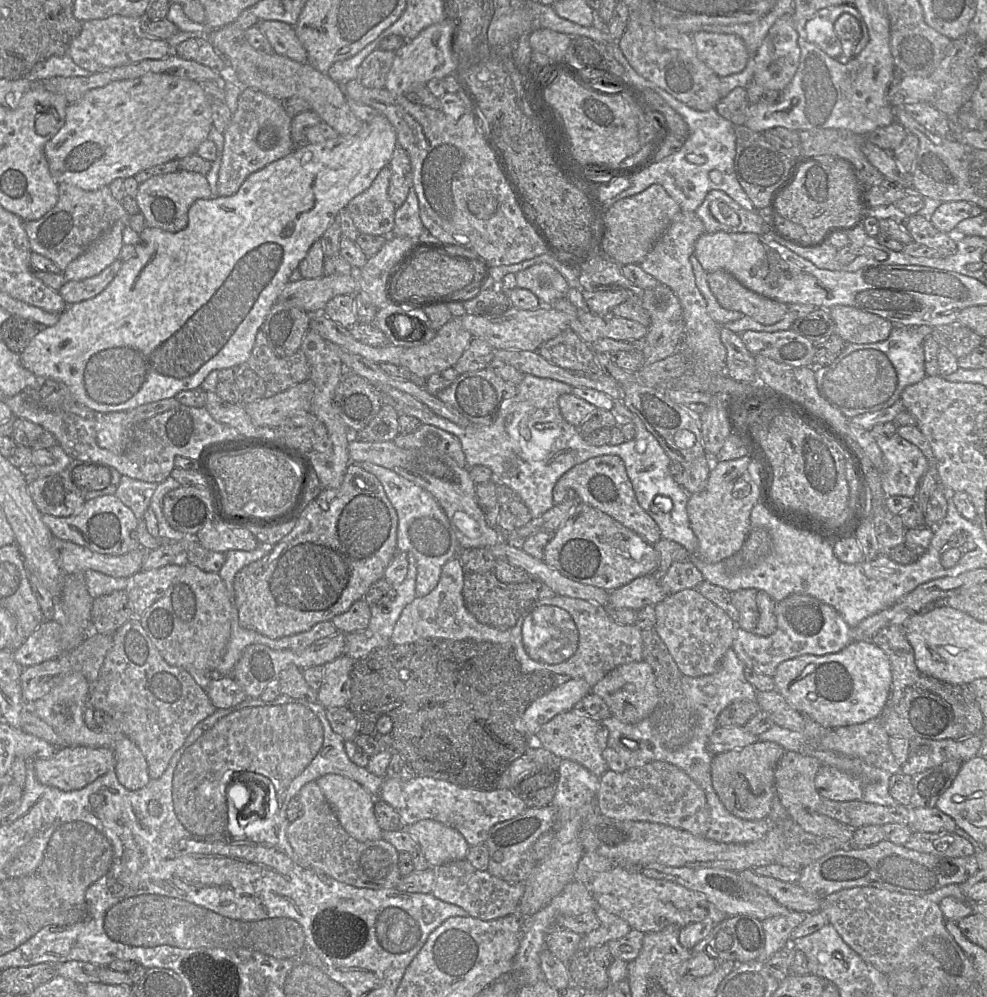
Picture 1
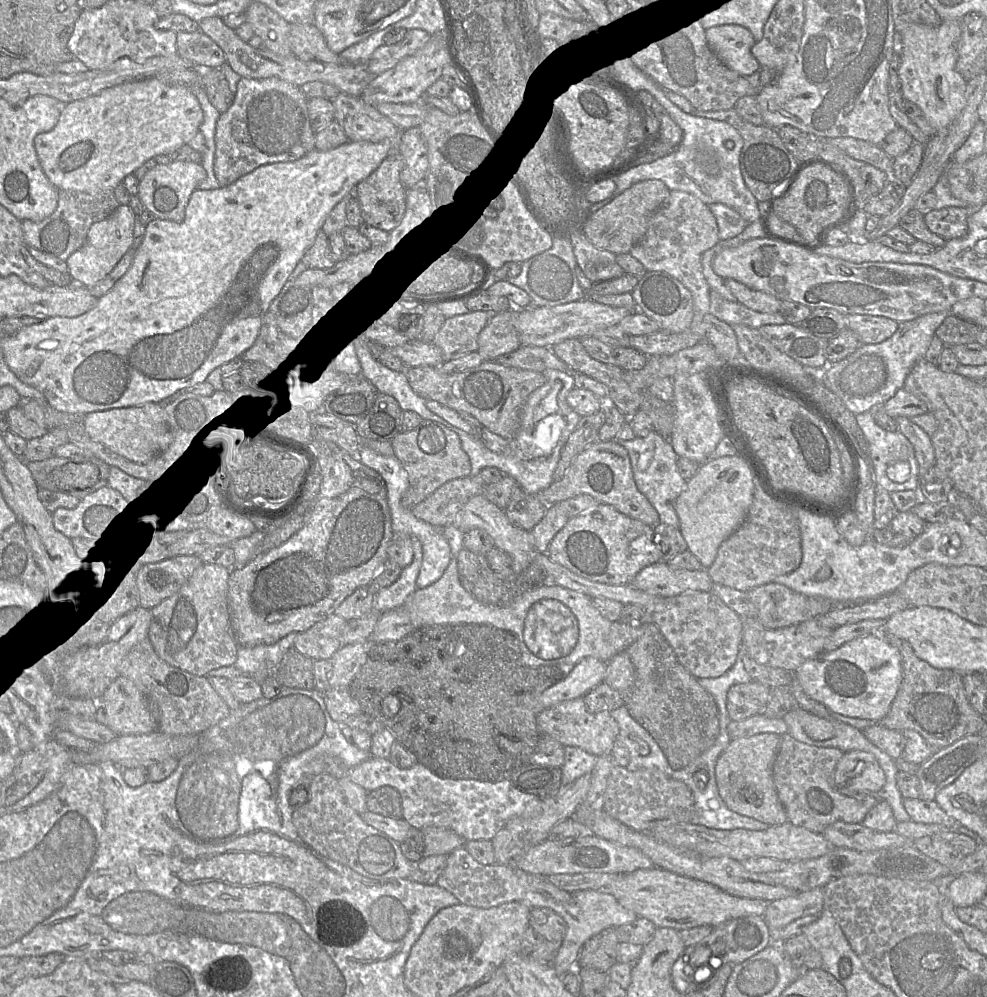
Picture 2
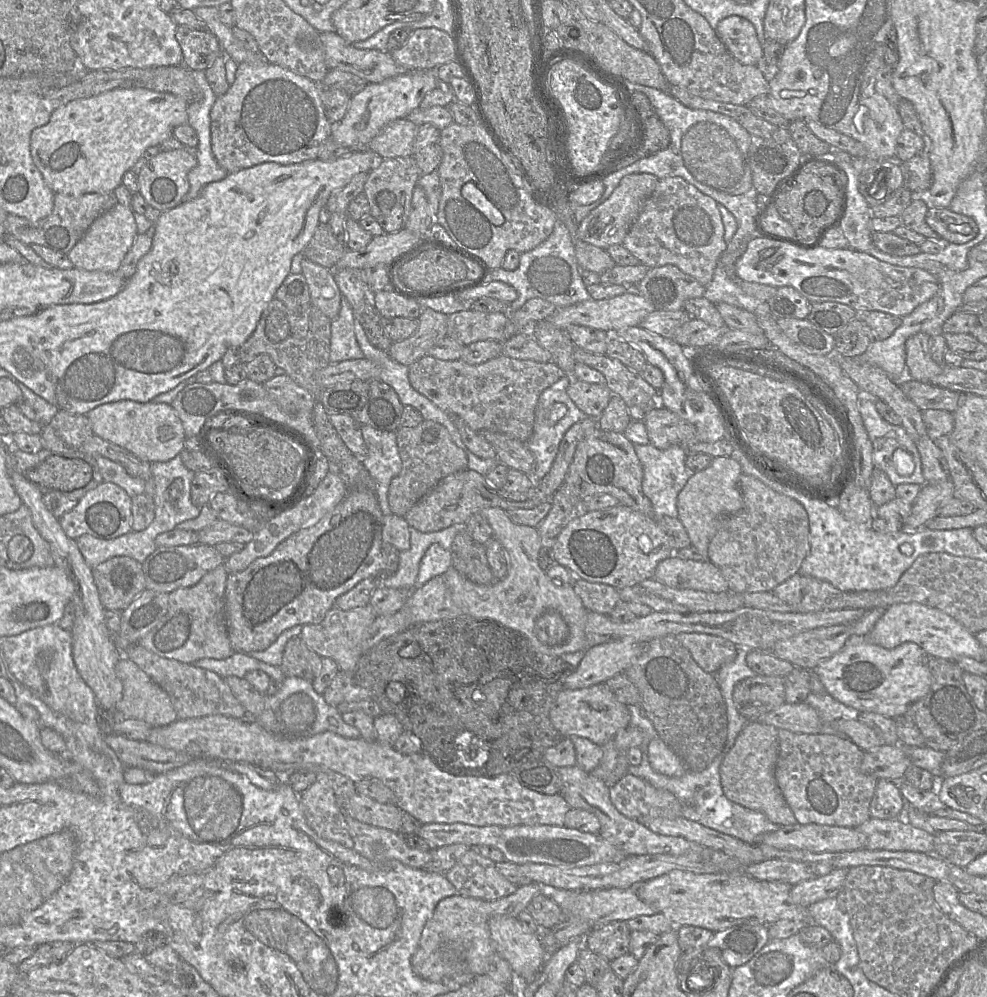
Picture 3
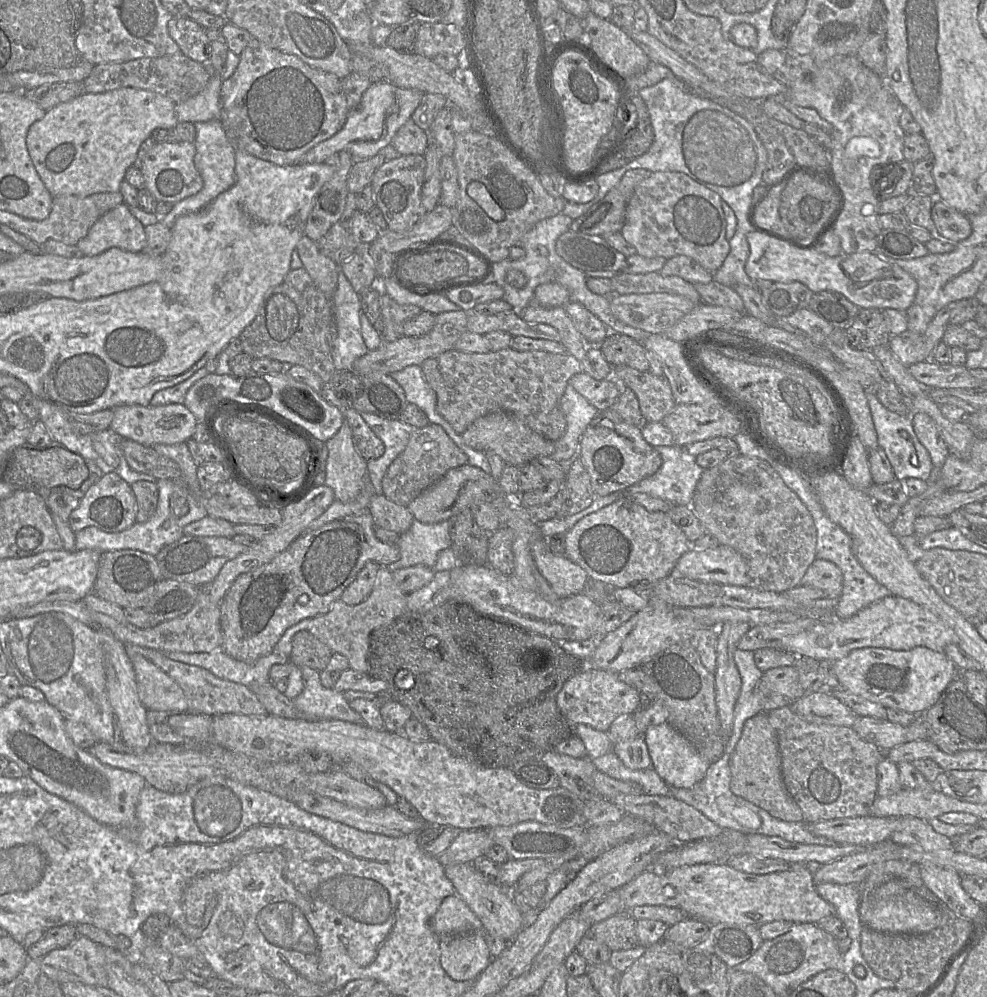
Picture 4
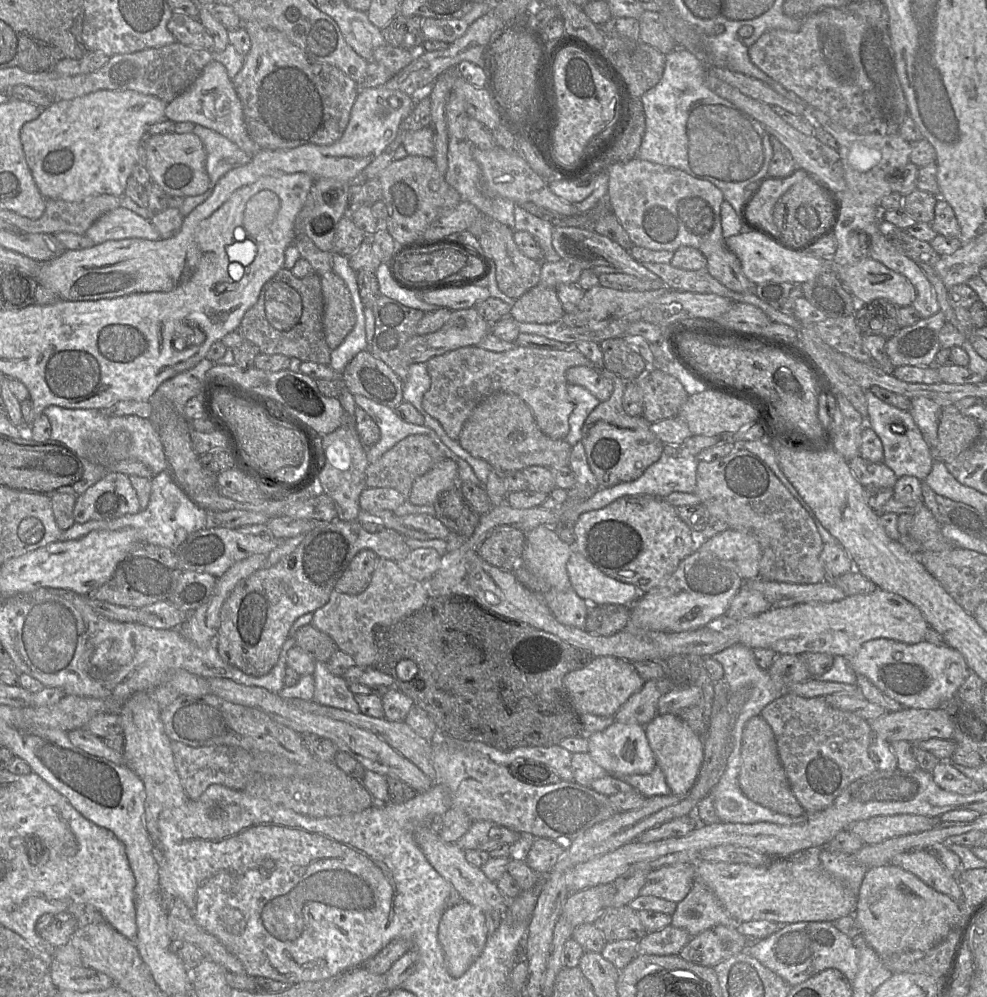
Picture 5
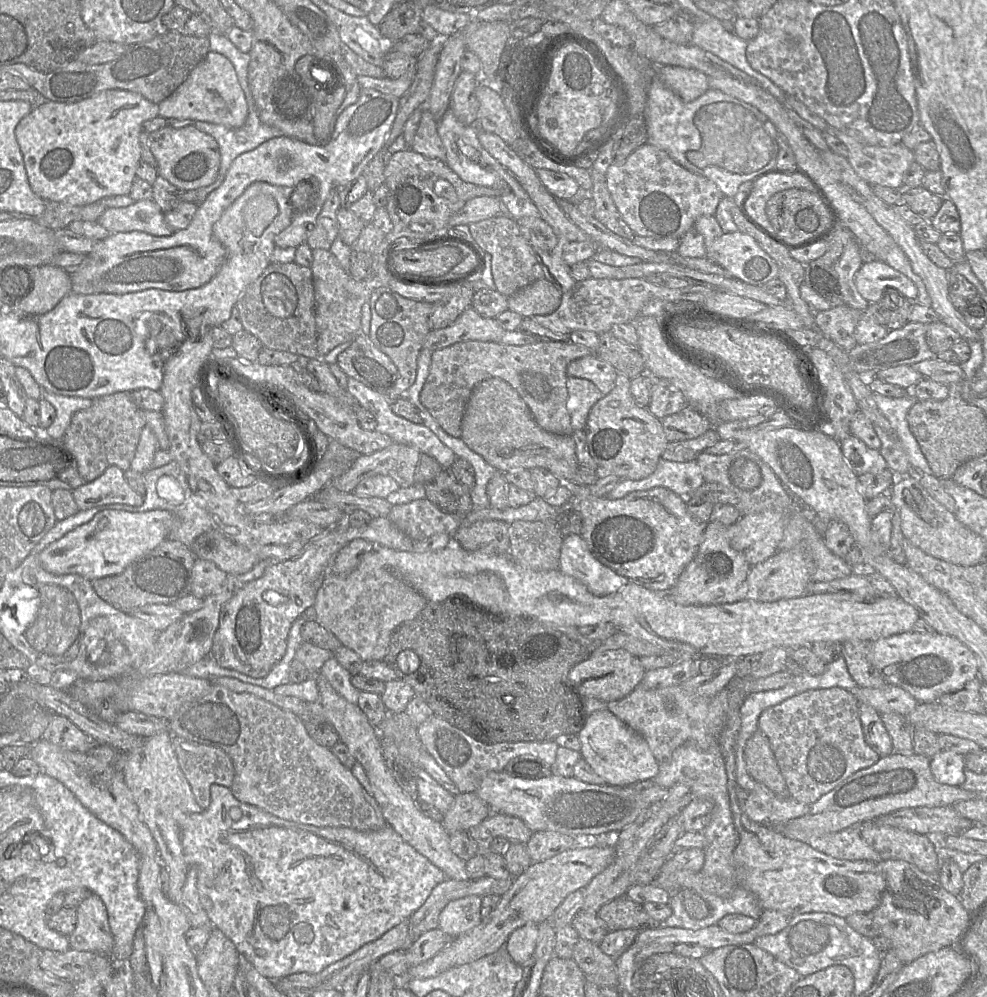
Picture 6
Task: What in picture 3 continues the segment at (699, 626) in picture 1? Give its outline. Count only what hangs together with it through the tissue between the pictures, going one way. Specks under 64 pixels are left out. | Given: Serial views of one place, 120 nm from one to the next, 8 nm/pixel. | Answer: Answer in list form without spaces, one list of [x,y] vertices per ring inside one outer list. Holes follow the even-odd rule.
[[[693,632],[677,634],[676,638],[690,651],[697,664],[708,673],[715,674],[737,655],[737,646],[717,635]]]

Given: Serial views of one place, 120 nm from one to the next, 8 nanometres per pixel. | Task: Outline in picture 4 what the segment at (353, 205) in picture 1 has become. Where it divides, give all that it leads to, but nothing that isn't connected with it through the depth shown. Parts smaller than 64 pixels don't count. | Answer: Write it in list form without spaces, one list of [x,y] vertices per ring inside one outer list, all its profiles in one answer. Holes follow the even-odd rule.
[[[401,155],[386,161],[374,173],[371,187],[374,204],[384,217],[388,230],[402,232],[410,229],[427,212],[421,202],[426,160],[422,155]]]

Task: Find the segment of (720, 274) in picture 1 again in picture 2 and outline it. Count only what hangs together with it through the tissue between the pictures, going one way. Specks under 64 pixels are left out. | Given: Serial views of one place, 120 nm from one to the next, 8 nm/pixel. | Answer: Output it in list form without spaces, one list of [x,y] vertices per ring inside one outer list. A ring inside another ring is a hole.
[[[732,278],[724,279],[724,283],[734,295],[736,301],[747,308],[761,313],[778,312],[781,300],[773,295],[751,289]]]

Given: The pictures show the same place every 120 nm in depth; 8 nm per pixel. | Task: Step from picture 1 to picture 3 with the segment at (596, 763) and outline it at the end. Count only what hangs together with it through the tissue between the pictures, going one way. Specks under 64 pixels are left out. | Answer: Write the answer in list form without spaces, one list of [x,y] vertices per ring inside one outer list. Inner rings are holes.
[[[605,683],[587,688],[563,688],[557,695],[550,711],[550,721],[563,737],[579,736],[604,746],[623,728],[630,725],[628,706],[621,703]]]

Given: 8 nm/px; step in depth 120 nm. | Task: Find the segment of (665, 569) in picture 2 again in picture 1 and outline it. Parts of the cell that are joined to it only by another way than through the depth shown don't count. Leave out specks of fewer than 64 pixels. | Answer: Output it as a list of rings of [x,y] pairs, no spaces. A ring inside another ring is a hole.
[[[651,575],[638,577],[629,584],[610,592],[608,609],[628,608],[638,611],[647,605],[660,603],[668,596],[659,581]]]

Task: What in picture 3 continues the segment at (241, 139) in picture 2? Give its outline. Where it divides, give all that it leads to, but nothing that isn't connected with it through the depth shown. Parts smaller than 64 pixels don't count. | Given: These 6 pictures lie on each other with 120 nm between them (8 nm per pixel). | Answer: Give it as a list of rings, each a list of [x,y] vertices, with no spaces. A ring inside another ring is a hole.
[[[267,62],[265,65],[252,65],[249,63],[241,63],[236,70],[234,83],[229,87],[227,92],[218,96],[210,112],[210,128],[211,128],[211,148],[217,163],[228,173],[238,172],[242,169],[265,163],[277,162],[280,164],[297,164],[306,160],[314,160],[318,158],[323,144],[332,133],[332,124],[328,121],[324,106],[321,100],[322,86],[307,77],[298,75],[291,70],[283,68],[279,65]]]

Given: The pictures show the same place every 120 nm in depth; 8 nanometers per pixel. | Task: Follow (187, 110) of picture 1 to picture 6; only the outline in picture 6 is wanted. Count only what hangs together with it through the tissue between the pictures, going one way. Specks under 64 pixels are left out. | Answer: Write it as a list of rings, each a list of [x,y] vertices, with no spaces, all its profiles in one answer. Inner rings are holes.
[[[123,89],[105,90],[74,103],[41,100],[15,129],[31,189],[46,202],[73,206],[88,205],[111,196],[129,195],[141,160],[139,136],[143,123],[157,116],[158,104],[137,92]]]

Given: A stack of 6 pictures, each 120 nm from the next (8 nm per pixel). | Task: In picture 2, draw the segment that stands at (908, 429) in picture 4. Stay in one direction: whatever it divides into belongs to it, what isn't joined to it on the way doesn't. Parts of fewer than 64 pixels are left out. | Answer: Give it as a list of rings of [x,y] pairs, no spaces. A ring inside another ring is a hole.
[[[877,405],[869,411],[855,415],[858,426],[869,442],[870,458],[872,468],[875,472],[875,482],[879,488],[889,493],[905,490],[918,491],[920,486],[919,467],[913,446],[899,431],[889,432],[876,424],[874,414],[882,409],[882,407],[883,405]]]

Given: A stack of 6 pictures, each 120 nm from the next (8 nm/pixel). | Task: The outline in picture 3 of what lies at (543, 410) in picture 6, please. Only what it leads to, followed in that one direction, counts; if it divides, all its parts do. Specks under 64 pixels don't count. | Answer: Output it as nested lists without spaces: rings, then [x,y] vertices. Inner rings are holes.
[[[502,354],[477,365],[426,355],[412,363],[408,372],[409,382],[417,392],[447,414],[461,418],[472,430],[499,432],[521,442],[527,442],[533,433],[540,395],[564,375],[552,361],[540,363]]]

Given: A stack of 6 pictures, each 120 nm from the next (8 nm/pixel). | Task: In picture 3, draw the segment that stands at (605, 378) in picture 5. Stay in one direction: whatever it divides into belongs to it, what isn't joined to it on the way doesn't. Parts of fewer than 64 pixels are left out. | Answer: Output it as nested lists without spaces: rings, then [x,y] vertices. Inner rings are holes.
[[[572,379],[567,393],[573,403],[591,418],[598,419],[613,395],[607,384],[591,384]]]

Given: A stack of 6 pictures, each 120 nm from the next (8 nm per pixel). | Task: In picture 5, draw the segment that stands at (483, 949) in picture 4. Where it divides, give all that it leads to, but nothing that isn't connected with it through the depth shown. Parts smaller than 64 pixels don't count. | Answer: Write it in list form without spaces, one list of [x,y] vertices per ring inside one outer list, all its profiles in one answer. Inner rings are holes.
[[[462,901],[447,907],[440,919],[438,940],[443,949],[447,971],[453,978],[461,977],[481,955],[487,942],[487,927],[484,912]]]

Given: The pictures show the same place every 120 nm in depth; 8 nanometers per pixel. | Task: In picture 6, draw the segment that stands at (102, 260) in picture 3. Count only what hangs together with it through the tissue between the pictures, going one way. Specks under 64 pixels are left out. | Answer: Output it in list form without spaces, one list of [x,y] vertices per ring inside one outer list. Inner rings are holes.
[[[153,199],[140,200],[126,207],[107,208],[97,222],[110,234],[140,231],[167,237],[175,231],[166,223],[164,215]]]

